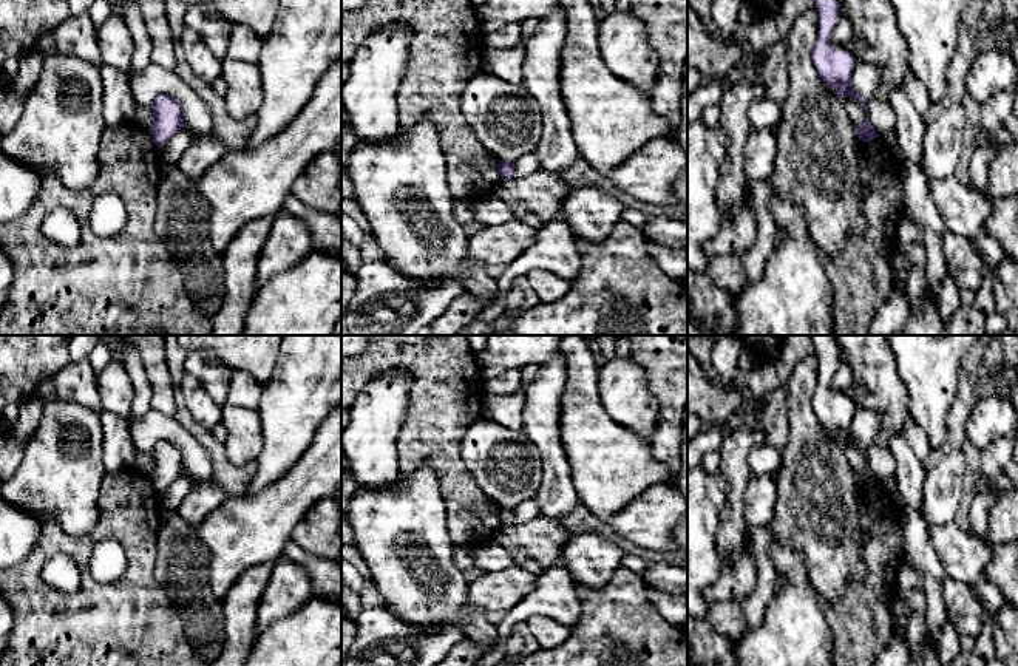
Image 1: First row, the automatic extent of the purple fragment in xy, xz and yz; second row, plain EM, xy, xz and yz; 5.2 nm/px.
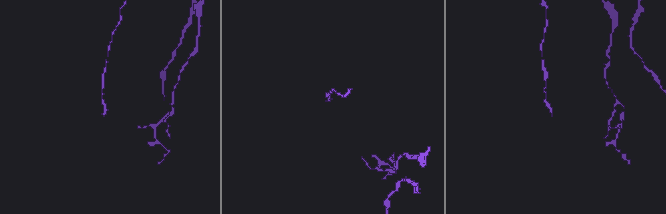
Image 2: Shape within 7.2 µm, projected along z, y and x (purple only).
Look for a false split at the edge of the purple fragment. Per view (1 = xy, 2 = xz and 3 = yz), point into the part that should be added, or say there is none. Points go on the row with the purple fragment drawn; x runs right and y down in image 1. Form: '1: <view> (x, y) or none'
1: none
2: none
3: none

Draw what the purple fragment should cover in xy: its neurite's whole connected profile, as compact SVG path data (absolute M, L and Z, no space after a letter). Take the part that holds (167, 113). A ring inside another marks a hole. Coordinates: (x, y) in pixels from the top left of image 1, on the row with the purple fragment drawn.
M158 94L153 105L153 124L148 128L158 148L184 127L182 104L168 94Z

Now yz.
M813 0L819 11L819 34L813 49L813 62L822 80L833 88L837 97L851 97L867 111L867 121L856 125L859 141L868 142L879 138L871 127L867 99L859 94L853 83L851 76L857 63L856 57L843 49L839 49L830 42L831 32L839 19L837 0Z

